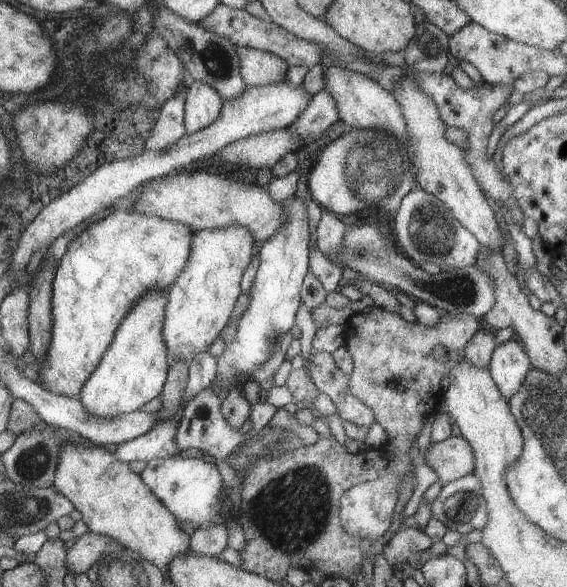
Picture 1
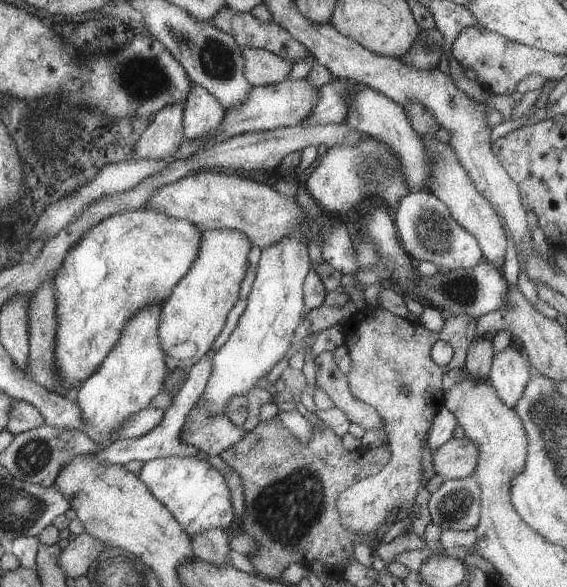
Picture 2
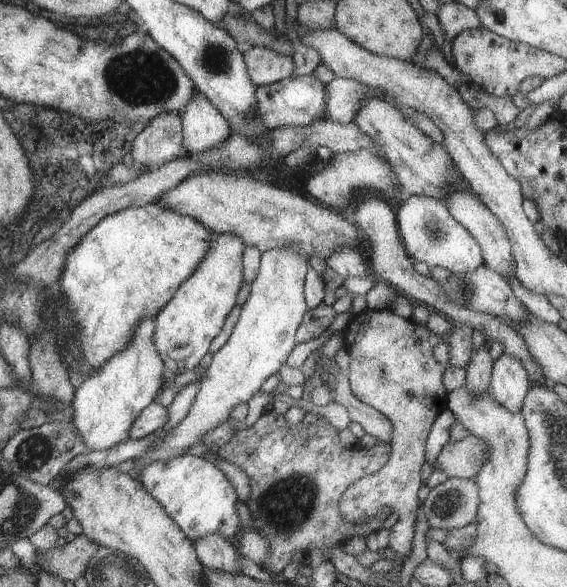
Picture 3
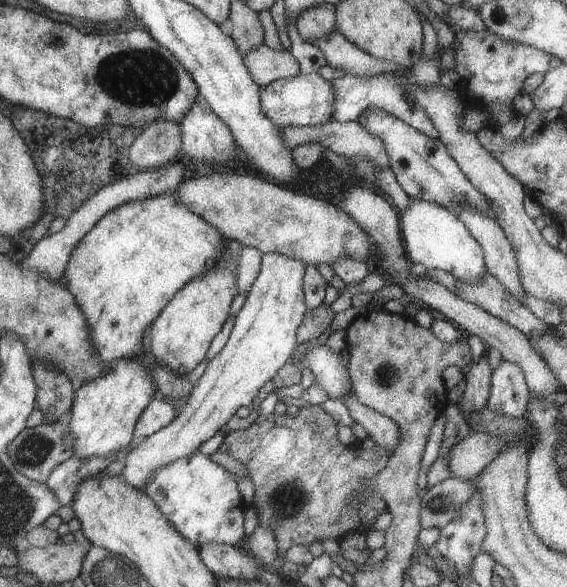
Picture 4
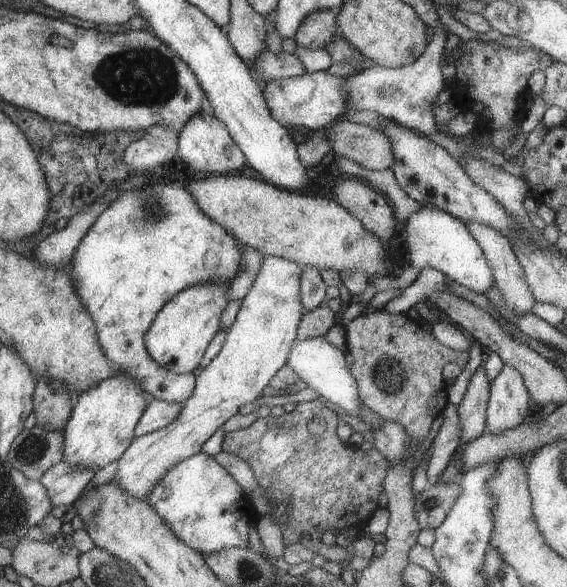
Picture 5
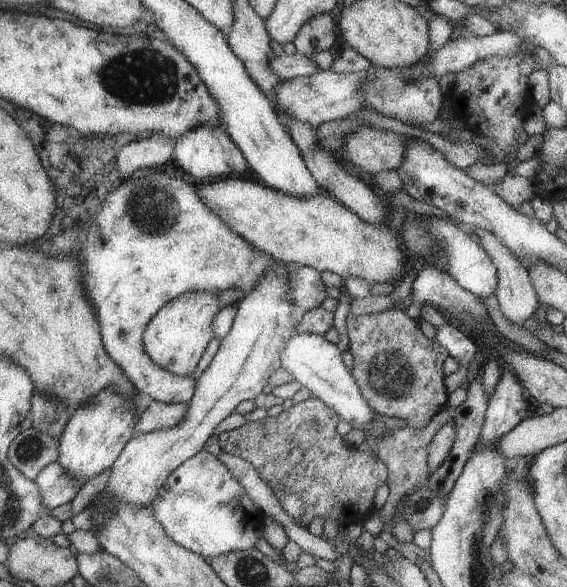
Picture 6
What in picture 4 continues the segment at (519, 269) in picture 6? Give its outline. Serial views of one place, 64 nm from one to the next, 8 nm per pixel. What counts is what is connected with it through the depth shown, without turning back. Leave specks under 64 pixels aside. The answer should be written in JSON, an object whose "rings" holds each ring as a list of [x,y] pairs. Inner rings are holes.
{"rings":[[[456,207],[454,212],[456,218],[459,218],[467,231],[473,236],[473,239],[481,246],[486,272],[492,275],[504,287],[504,290],[517,300],[517,303],[523,304],[526,296],[524,287],[521,285],[520,274],[518,273],[515,254],[511,249],[509,240],[505,237],[503,230],[499,227],[495,218],[491,219],[481,215],[474,209],[468,207]]]}

